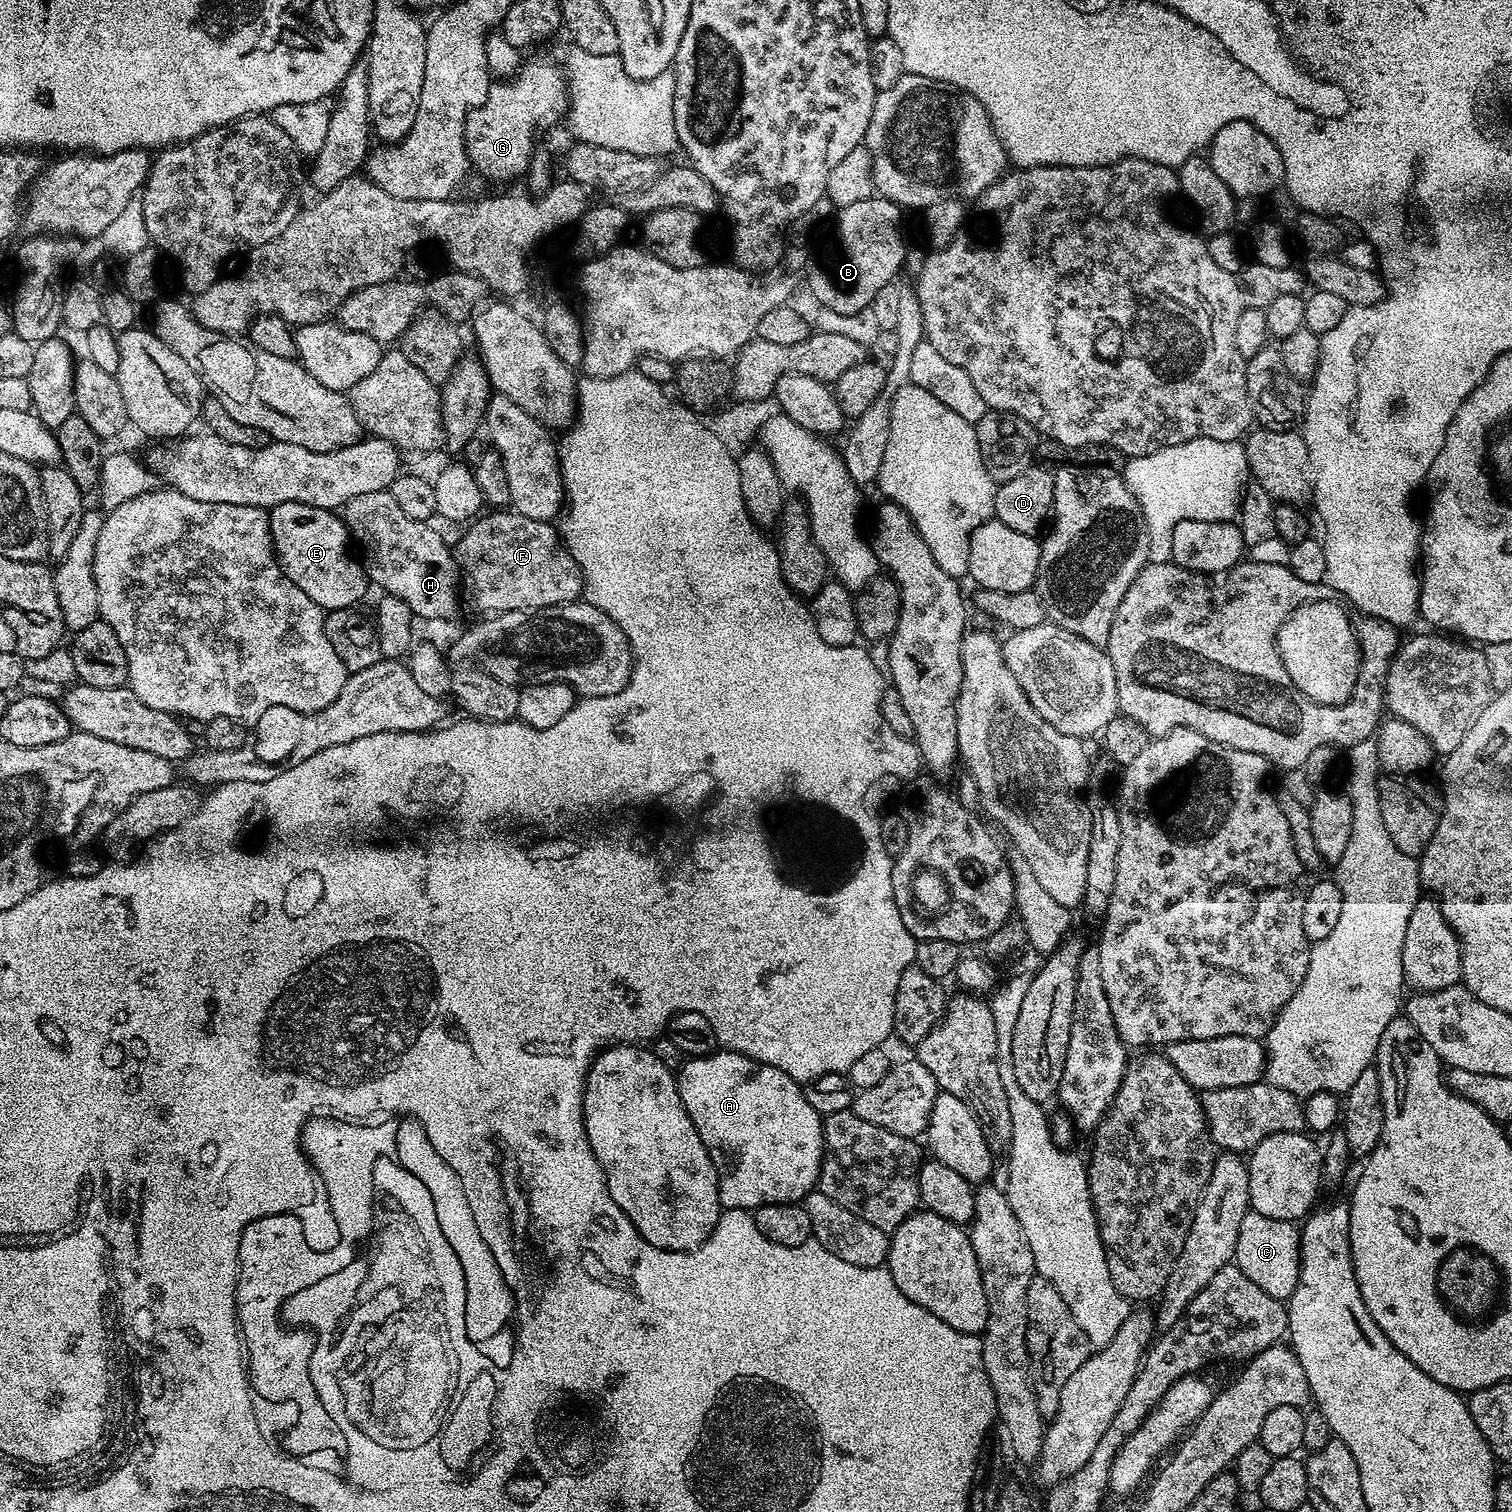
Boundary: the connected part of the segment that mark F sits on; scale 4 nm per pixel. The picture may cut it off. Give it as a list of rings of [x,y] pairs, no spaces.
[[[492,510],[490,514],[481,515],[479,519],[471,525],[472,529],[465,534],[460,540],[460,552],[462,557],[462,568],[468,572],[472,572],[472,596],[476,599],[476,604],[480,608],[485,608],[485,613],[499,614],[501,612],[513,612],[514,610],[522,610],[523,608],[545,608],[546,606],[558,606],[559,604],[573,603],[581,595],[582,592],[582,573],[577,567],[577,563],[566,555],[566,548],[558,539],[557,529],[546,520],[535,520],[534,518],[526,518],[522,514],[511,510]]]

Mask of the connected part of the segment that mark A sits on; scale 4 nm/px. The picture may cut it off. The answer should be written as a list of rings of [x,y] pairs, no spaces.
[[[717,1050],[711,1052],[709,1056],[693,1056],[685,1059],[678,1072],[678,1083],[680,1085],[680,1097],[688,1112],[691,1112],[692,1121],[694,1121],[697,1130],[704,1138],[704,1145],[709,1150],[715,1150],[717,1153],[720,1151],[724,1155],[724,1164],[722,1160],[722,1167],[719,1169],[721,1209],[743,1208],[745,1210],[755,1210],[764,1204],[794,1204],[803,1201],[808,1193],[817,1187],[820,1178],[820,1166],[824,1162],[822,1117],[820,1113],[814,1110],[814,1106],[810,1106],[810,1102],[806,1102],[803,1087],[794,1078],[790,1078],[790,1074],[786,1074],[769,1064],[760,1064],[757,1060],[743,1056],[741,1052]]]

